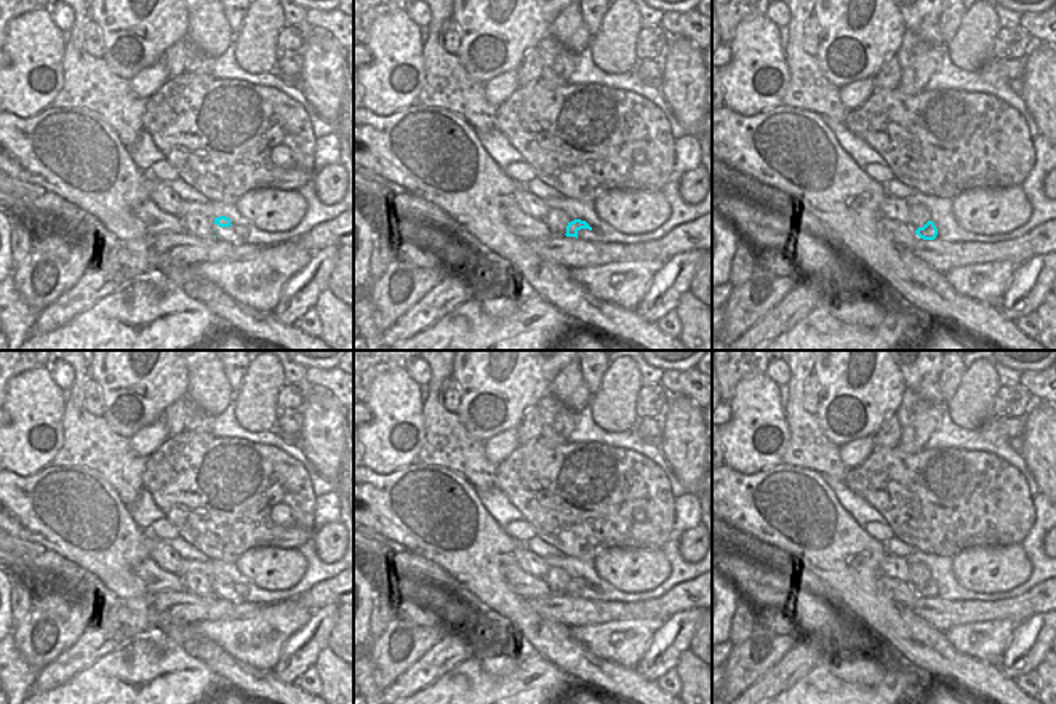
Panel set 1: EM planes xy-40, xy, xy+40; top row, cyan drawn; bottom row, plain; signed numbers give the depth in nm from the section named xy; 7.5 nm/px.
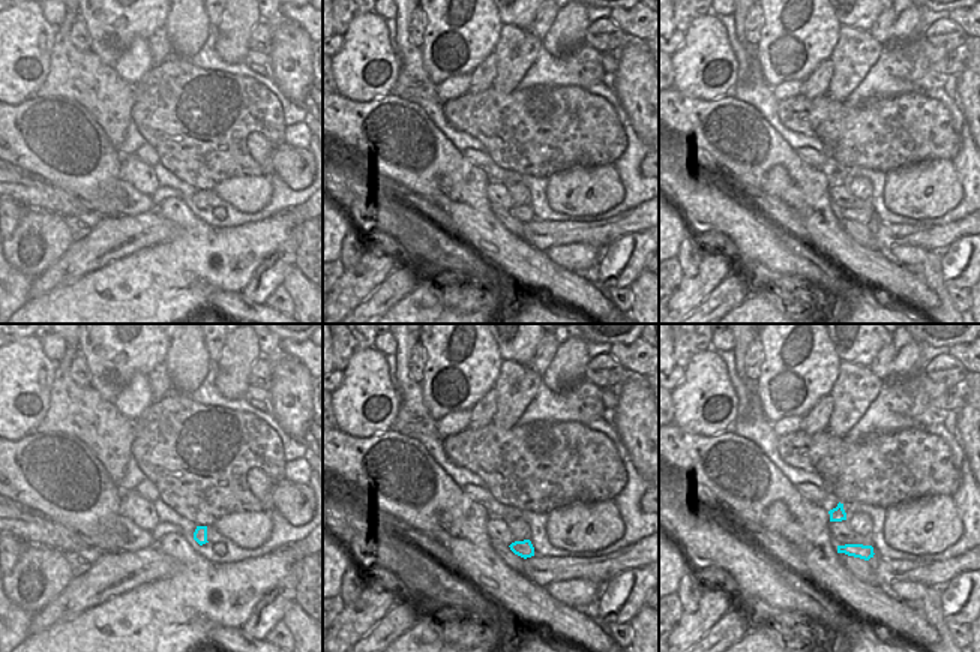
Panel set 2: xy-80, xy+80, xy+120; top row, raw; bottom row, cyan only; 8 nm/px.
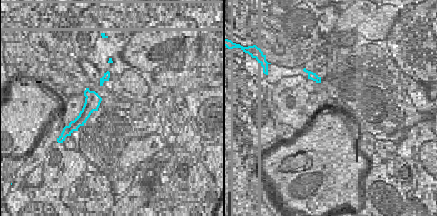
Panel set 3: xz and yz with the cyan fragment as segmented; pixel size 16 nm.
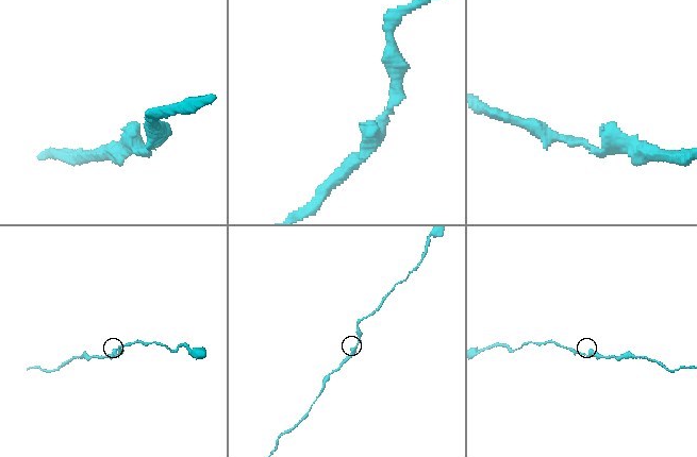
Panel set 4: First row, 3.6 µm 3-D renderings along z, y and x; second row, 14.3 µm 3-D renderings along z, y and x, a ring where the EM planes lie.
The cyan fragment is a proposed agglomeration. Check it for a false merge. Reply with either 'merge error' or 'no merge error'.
no merge error

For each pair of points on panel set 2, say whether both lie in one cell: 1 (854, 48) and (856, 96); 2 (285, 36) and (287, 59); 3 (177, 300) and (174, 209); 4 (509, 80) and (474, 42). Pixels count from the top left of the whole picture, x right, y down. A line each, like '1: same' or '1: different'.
1: different
2: same
3: same
4: different

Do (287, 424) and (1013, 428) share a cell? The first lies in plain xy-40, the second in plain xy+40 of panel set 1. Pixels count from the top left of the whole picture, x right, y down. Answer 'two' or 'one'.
one

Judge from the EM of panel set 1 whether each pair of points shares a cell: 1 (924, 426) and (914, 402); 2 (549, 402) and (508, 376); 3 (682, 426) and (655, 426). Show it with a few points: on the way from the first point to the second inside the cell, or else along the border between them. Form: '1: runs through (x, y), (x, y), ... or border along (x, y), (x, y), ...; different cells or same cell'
1: runs through (919, 420), (914, 408); same cell
2: border along (548, 391), (536, 404); different cells
3: border along (660, 418), (661, 436); different cells

